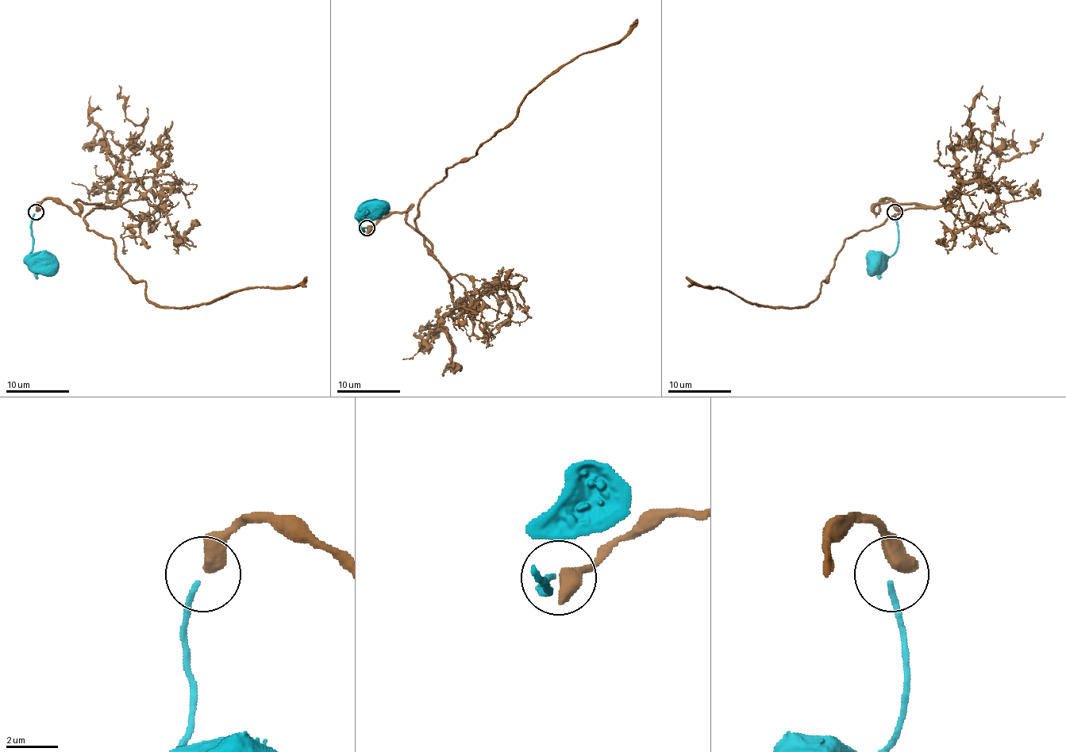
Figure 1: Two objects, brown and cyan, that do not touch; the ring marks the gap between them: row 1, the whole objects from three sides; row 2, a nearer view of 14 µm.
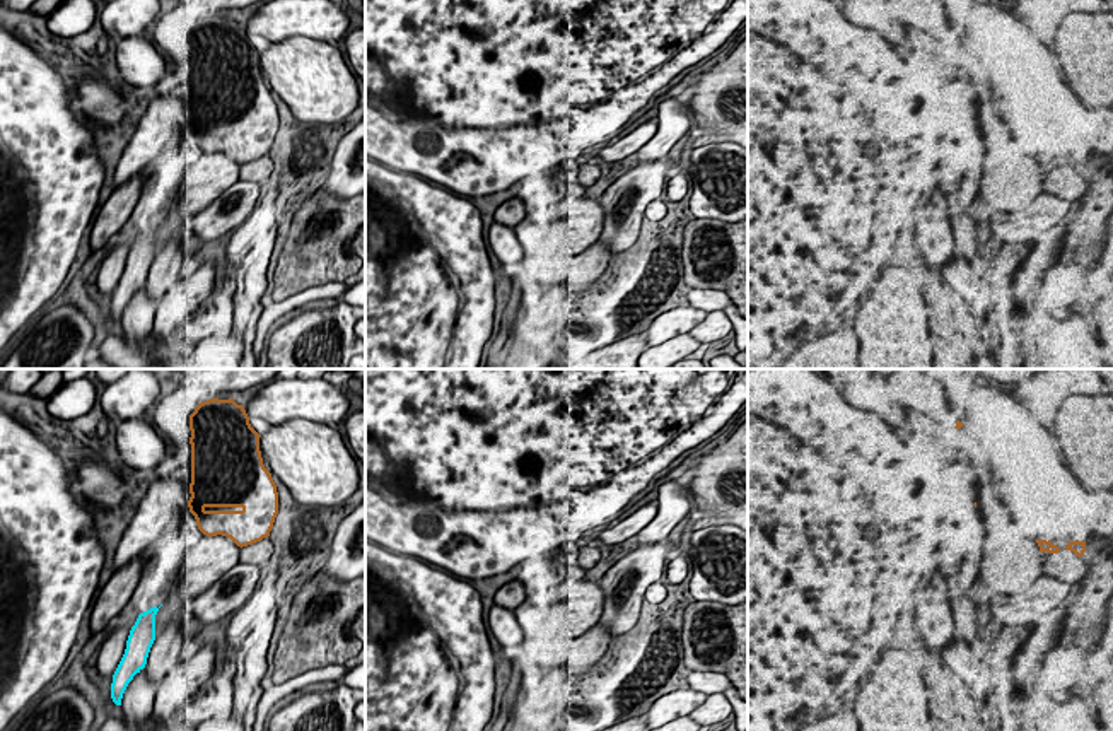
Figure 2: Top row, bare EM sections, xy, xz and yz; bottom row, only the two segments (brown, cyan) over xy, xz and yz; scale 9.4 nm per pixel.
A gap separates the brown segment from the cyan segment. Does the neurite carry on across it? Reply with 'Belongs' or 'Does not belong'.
Does not belong

